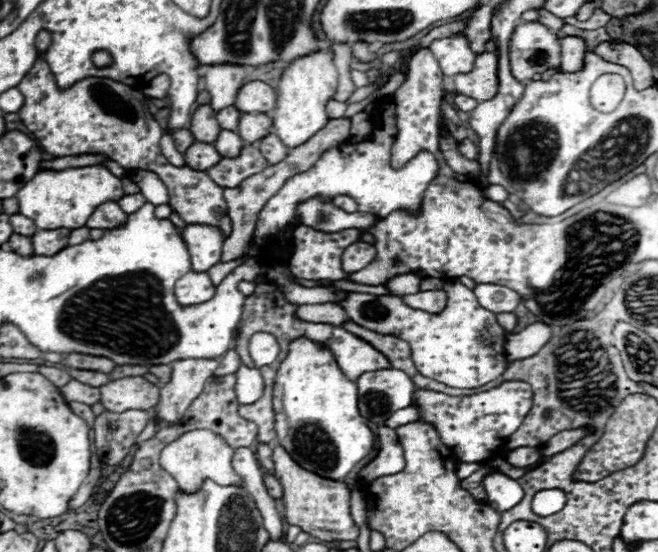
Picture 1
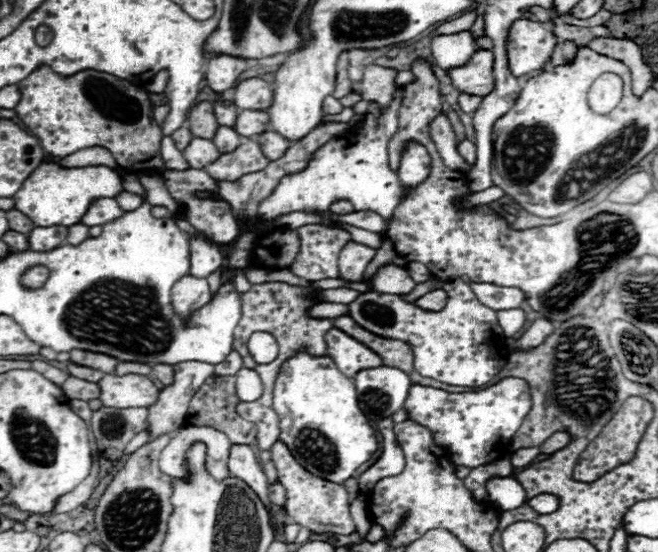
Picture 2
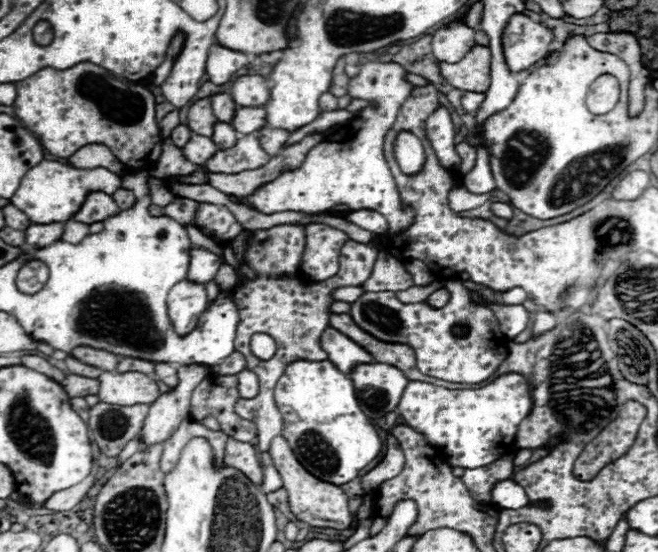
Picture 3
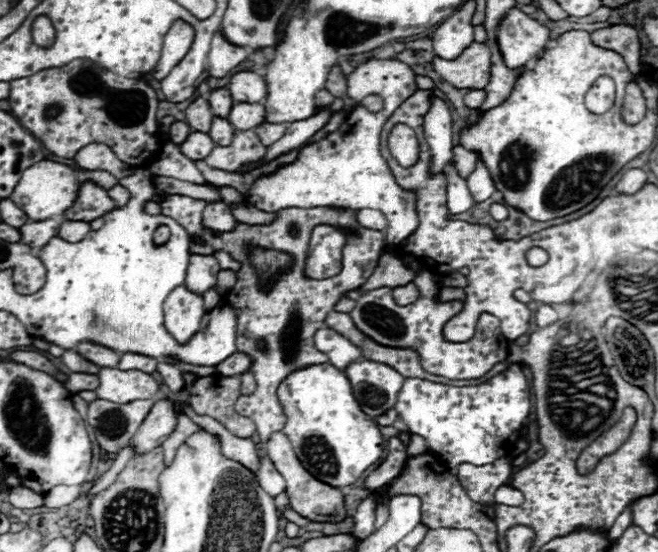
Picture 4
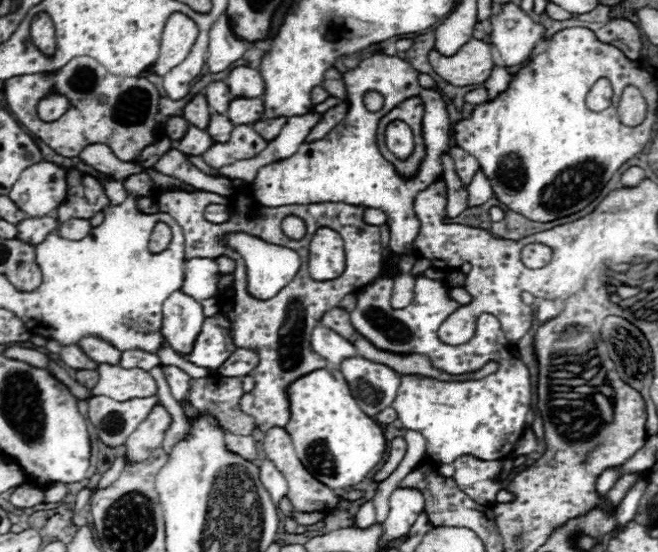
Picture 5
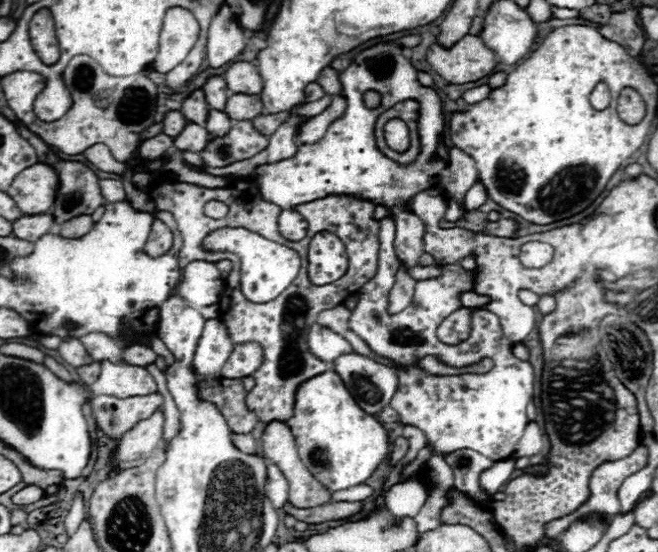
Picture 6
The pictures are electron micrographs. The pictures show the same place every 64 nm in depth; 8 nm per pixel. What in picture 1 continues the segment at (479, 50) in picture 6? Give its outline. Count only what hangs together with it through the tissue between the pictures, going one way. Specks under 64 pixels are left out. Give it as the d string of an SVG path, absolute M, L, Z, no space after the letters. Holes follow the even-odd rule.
M484 52L482 56L476 56L474 72L468 72L466 76L454 78L458 94L470 96L474 100L490 100L498 92L498 56L492 52Z

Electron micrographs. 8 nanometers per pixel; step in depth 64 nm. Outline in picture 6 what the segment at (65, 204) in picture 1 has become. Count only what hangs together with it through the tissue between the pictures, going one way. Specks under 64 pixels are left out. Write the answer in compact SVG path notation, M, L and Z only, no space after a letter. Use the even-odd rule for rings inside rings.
M34 164L34 168L22 170L16 178L14 184L8 188L8 196L16 202L16 206L30 216L36 214L46 214L56 200L56 190L58 190L58 174L52 166L48 164Z

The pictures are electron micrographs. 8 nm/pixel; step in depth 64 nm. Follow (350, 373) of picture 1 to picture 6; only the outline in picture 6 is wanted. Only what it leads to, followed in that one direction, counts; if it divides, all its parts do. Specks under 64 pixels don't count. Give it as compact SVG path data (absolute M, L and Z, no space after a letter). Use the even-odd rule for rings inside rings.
M314 324L310 328L308 348L310 352L314 352L314 356L330 364L334 364L338 356L354 352L352 346L346 340L342 340L342 336L338 336L336 332L330 332L328 328L322 328L320 324Z

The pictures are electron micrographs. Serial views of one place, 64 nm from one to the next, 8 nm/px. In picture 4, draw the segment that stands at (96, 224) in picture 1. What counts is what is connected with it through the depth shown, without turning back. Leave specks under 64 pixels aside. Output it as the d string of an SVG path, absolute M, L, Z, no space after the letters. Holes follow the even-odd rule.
M84 184L82 192L78 196L78 204L66 212L66 220L82 220L92 222L96 218L102 218L104 214L112 212L116 206L106 190L96 188L96 184Z

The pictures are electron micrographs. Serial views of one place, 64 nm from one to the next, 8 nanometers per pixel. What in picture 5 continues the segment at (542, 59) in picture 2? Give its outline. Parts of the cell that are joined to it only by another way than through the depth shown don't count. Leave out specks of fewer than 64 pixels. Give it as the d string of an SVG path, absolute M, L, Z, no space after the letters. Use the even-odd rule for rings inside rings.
M506 4L490 18L490 42L498 50L504 66L516 66L528 60L528 54L544 38L544 26L534 22L516 4Z

